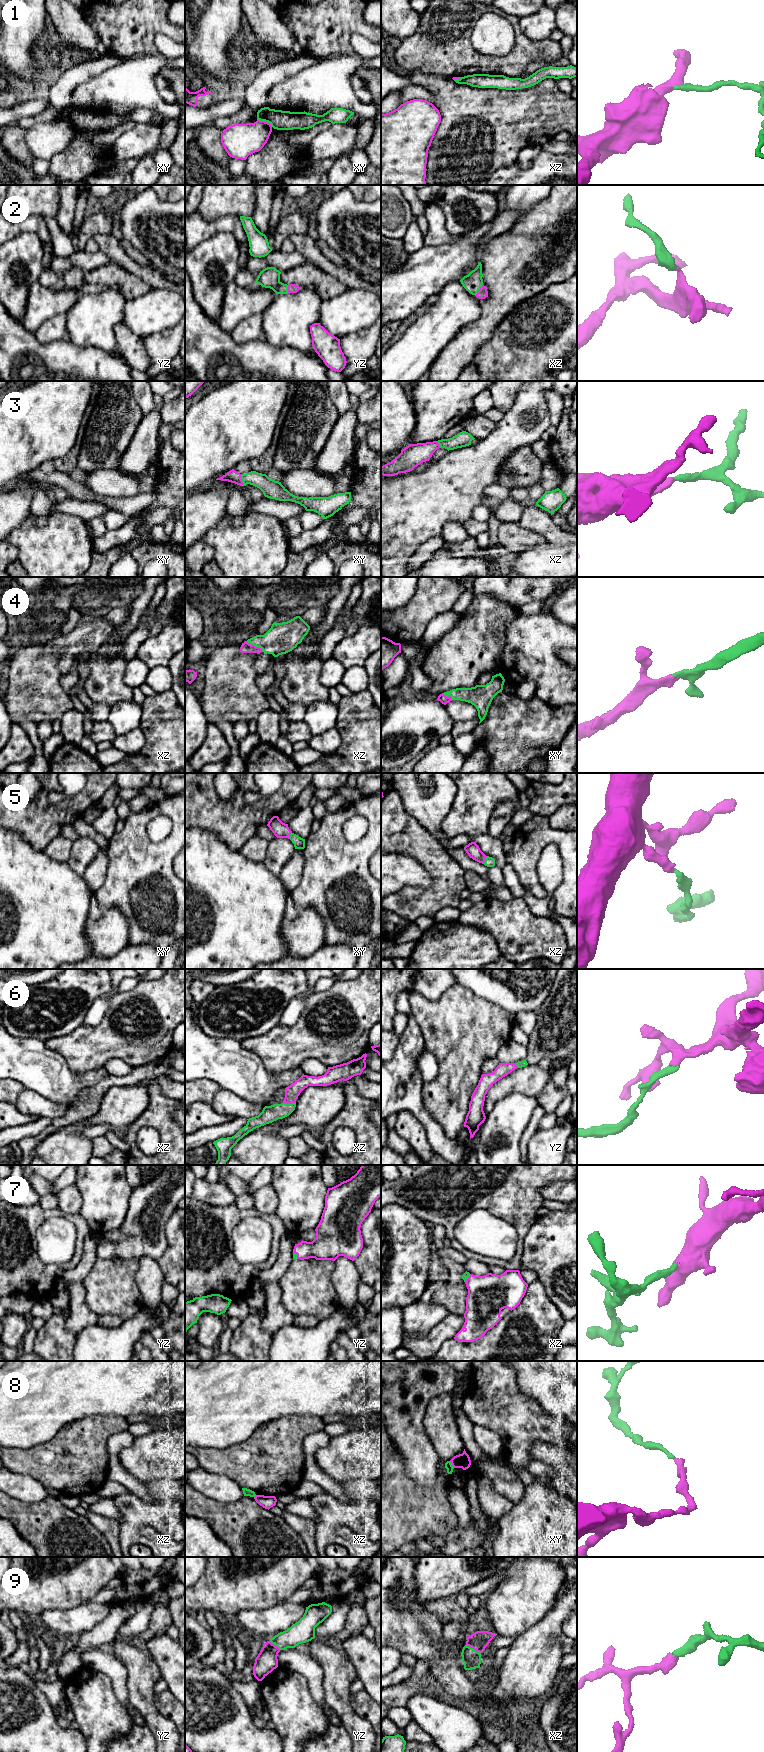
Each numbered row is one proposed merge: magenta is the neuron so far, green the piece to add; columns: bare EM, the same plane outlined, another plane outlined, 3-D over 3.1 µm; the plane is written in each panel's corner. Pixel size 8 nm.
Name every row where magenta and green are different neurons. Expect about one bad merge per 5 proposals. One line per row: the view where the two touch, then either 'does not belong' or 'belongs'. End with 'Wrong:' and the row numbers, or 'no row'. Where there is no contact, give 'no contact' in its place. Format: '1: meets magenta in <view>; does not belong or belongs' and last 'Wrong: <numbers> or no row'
1: meets magenta in xy; does not belong
2: meets magenta in xz; belongs
3: meets magenta in xy; belongs
4: meets magenta in xz; belongs
5: meets magenta in xz; belongs
6: meets magenta in xz; belongs
7: meets magenta in yz; belongs
8: meets magenta in xy; does not belong
9: meets magenta in xz; belongs
Wrong: 1, 8

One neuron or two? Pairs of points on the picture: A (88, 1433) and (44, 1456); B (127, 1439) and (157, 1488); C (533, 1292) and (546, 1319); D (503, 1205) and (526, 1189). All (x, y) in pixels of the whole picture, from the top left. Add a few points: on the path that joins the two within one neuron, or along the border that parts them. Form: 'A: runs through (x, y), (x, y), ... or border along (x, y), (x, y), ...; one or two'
A: runs through (77, 1444), (75, 1446), (62, 1446), (55, 1452); one
B: border along (143, 1484), (148, 1492), (158, 1501); two
C: runs through (535, 1299), (535, 1308), (539, 1312); one
D: runs through (509, 1199), (520, 1189); one

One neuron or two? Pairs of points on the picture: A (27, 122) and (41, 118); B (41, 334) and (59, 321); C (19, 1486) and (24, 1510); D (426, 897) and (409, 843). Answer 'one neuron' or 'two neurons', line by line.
A: one neuron
B: one neuron
C: two neurons
D: one neuron

